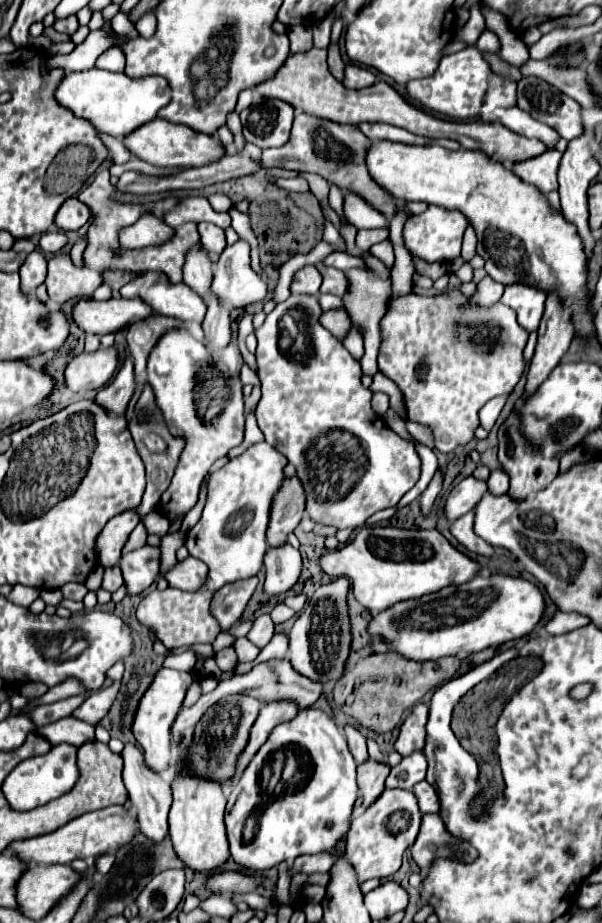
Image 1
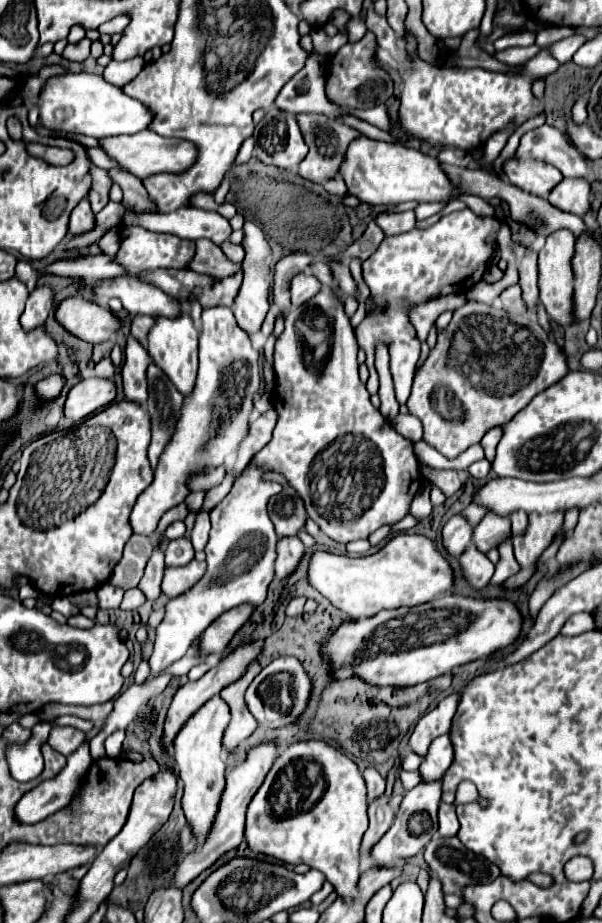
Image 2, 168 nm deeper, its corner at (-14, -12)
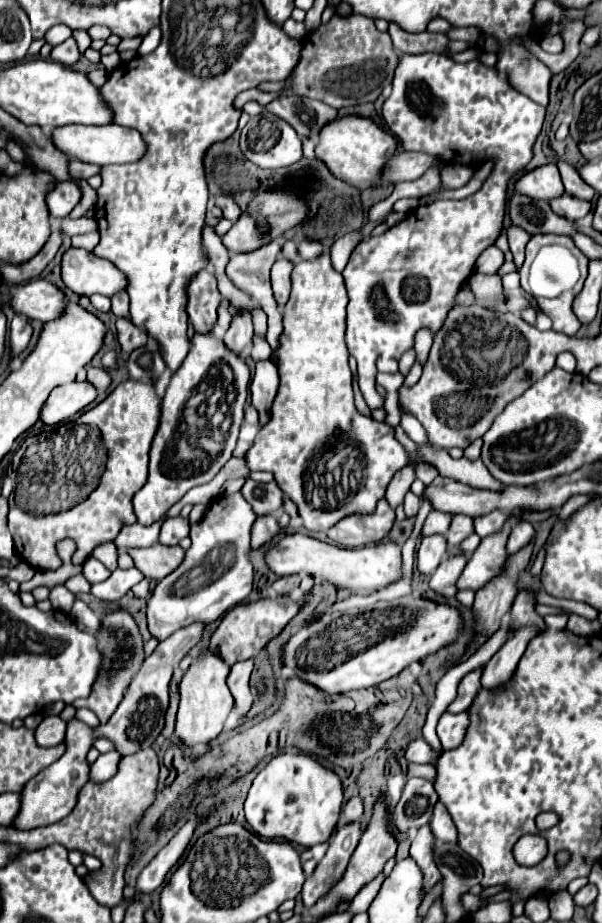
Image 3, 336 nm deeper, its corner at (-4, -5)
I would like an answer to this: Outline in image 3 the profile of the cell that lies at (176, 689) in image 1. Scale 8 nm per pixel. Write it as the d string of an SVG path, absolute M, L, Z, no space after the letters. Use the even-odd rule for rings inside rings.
M283 595L283 597L267 597L267 599L249 601L245 605L237 605L237 607L233 607L223 617L221 625L217 627L217 631L211 637L209 649L213 649L215 653L219 653L221 657L225 657L225 663L229 663L229 665L233 665L237 661L251 659L273 637L277 637L281 633L281 629L299 613L301 607L303 607L303 601L293 601L287 595Z

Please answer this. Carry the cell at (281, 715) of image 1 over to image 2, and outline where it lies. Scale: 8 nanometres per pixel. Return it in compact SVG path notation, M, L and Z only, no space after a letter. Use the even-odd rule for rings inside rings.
M267 740L267 742L261 742L261 744L253 746L247 752L247 756L227 774L227 788L223 792L223 804L219 808L219 816L217 816L215 828L211 830L211 836L207 836L207 840L203 844L199 844L197 850L191 856L187 856L187 860L183 860L183 864L179 866L179 872L175 874L175 886L183 888L193 878L197 878L203 870L211 868L221 856L225 856L229 850L235 850L243 842L243 826L245 826L247 804L251 802L251 798L255 796L255 792L263 784L263 780L265 780L269 768L273 766L275 758L277 758L277 742L275 740Z

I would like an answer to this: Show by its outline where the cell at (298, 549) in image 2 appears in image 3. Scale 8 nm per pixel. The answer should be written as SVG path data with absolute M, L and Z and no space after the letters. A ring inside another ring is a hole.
M273 515L257 517L251 527L251 547L259 549L265 541L269 541L273 535L277 535L277 531L279 531L279 525Z

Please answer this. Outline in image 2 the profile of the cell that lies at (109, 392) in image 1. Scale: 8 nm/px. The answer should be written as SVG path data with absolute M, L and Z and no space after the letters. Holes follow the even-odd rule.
M133 336L127 340L125 348L125 364L121 370L125 398L137 404L145 404L147 400L147 380L145 370L149 366L149 354L143 344L139 344Z

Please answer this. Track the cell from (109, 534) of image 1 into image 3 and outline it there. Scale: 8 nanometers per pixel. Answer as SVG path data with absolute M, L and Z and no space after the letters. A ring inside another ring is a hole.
M209 333L209 335L195 335L193 337L191 351L185 357L183 365L173 373L171 383L169 383L169 387L165 391L165 397L163 397L161 423L159 423L159 429L157 429L157 435L153 439L151 453L149 453L149 457L151 457L149 459L149 479L135 493L135 497L133 497L135 515L137 515L137 521L141 525L153 525L155 521L161 521L165 517L165 513L189 489L193 489L197 485L209 483L221 471L221 467L231 459L233 449L235 449L235 443L237 443L239 427L241 427L241 421L243 421L243 407L245 407L245 401L247 401L247 395L249 395L249 381L251 381L251 371L249 371L245 359L233 357L233 353L229 353L229 349L225 349L225 343L221 339L217 339L213 333ZM193 397L201 397L203 401L211 401L211 419L203 419L203 423L201 423L201 425L217 425L217 427L211 429L213 433L209 435L209 437L215 437L215 439L219 437L219 441L211 443L211 451L203 451L203 447L199 447L199 441L201 439L197 439L197 437L201 437L201 435L191 435L189 433L189 425L191 423L185 419L185 407L187 407L187 401L193 399Z

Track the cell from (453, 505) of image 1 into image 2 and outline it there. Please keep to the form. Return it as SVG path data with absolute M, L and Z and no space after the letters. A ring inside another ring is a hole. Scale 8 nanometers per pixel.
M461 512L455 514L443 526L443 534L441 534L447 552L453 556L459 556L471 544L471 536L473 536L473 526L469 524L469 520Z

